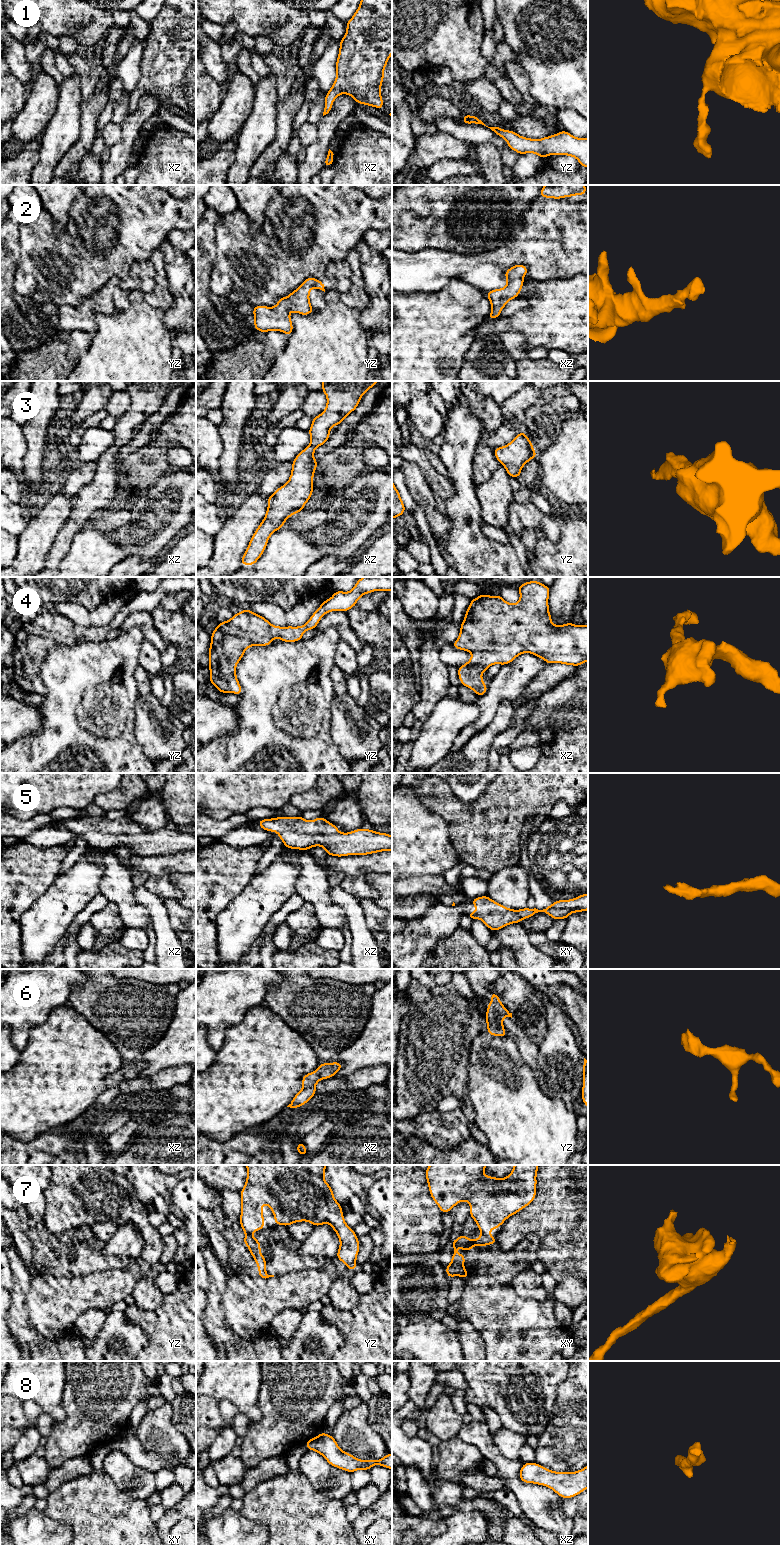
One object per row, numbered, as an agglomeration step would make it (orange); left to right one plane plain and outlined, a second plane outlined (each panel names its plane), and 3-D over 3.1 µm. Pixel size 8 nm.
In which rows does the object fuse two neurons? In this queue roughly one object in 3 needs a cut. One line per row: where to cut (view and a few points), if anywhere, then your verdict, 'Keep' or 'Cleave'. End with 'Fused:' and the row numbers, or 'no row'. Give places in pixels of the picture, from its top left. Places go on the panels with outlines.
1: No split. Keep
2: No split. Keep
3: No split. Keep
4: No split. Keep
5: No split. Keep
6: No split. Keep
7: Split along xy (482, 1232), (490, 1236). Cleave
8: No split. Keep
Fused: 7

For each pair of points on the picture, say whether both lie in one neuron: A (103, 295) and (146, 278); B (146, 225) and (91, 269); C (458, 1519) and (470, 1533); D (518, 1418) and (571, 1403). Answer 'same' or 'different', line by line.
A: same
B: same
C: same
D: different

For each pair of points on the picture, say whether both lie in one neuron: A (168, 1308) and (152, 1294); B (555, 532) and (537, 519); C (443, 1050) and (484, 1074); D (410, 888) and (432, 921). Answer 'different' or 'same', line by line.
A: different
B: same
C: different
D: different

